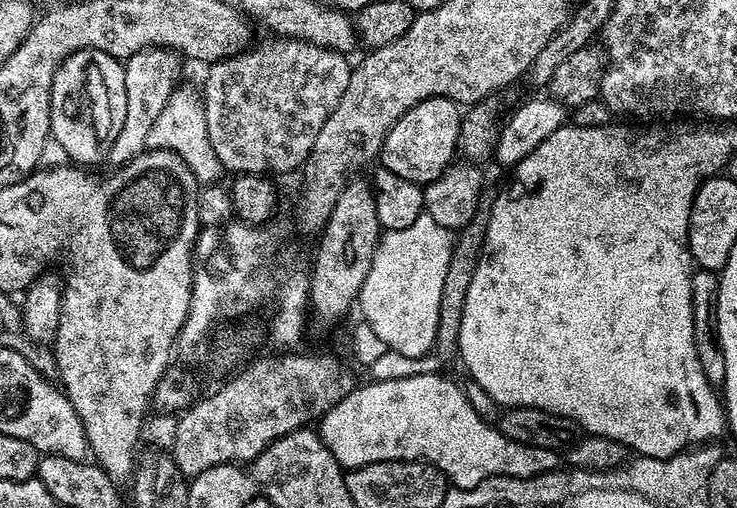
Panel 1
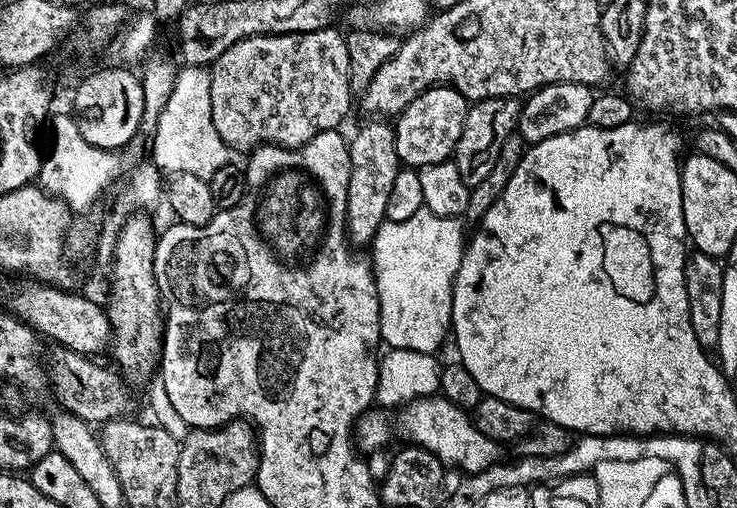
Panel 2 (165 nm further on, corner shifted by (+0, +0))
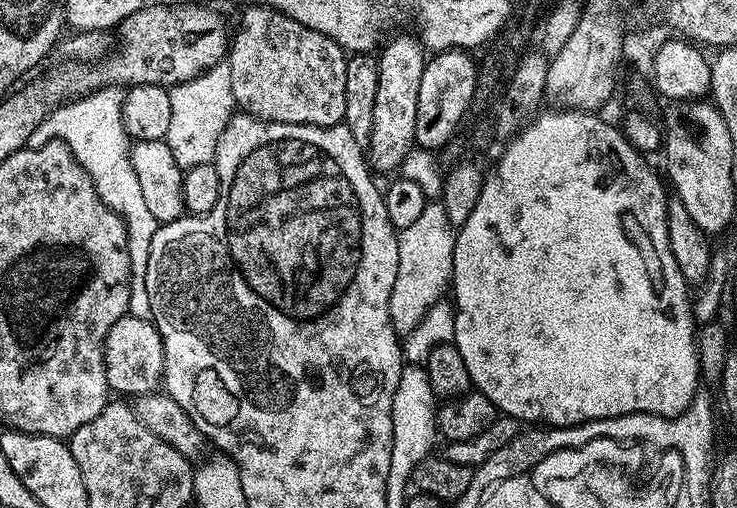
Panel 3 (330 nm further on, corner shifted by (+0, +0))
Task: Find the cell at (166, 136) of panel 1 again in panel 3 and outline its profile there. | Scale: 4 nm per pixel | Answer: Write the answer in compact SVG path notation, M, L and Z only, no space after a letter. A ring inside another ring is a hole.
M216 64L196 79L173 85L169 92L171 116L165 140L175 161L182 170L211 163L216 156L218 138L224 133L236 108L228 64Z

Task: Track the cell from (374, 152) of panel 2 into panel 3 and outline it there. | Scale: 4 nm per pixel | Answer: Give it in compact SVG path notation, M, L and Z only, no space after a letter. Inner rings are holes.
M402 36L398 40L389 39L378 56L378 94L374 97L374 124L370 126L366 145L368 167L376 174L395 173L406 154L416 144L414 118L418 118L418 85L422 82L426 52L418 40L408 36Z

